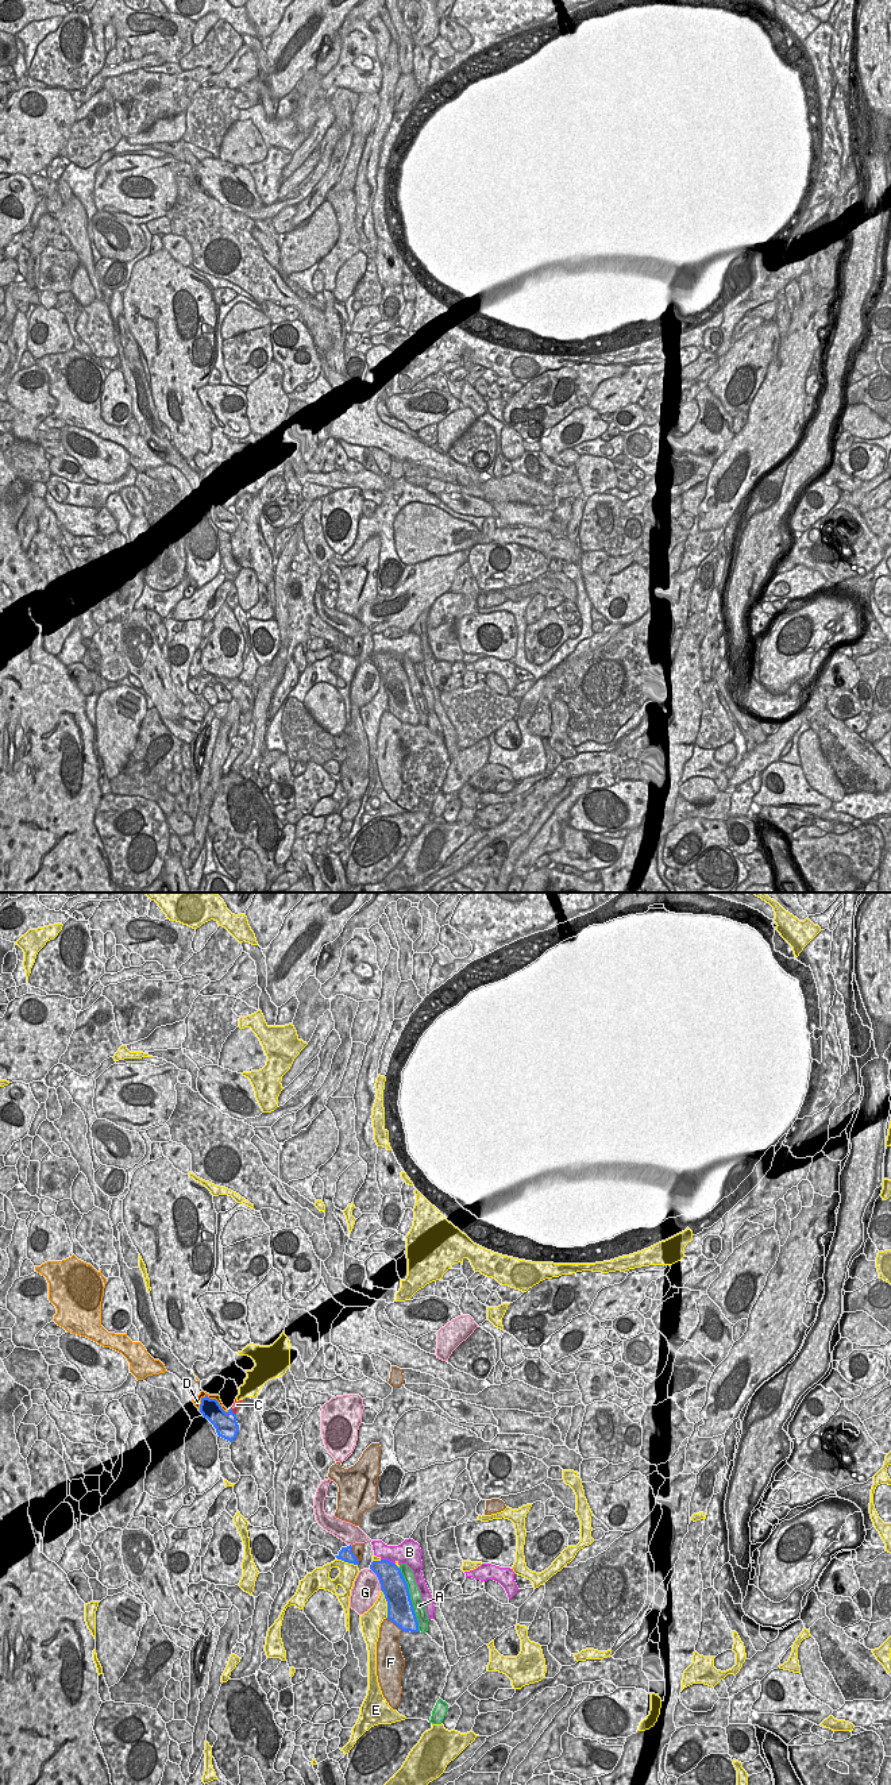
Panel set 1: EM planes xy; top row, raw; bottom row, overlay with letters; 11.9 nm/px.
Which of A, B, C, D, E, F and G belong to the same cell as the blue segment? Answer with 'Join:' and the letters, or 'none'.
Join: none

